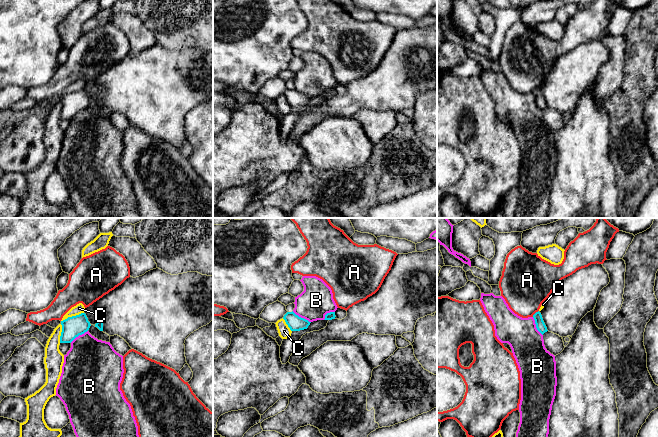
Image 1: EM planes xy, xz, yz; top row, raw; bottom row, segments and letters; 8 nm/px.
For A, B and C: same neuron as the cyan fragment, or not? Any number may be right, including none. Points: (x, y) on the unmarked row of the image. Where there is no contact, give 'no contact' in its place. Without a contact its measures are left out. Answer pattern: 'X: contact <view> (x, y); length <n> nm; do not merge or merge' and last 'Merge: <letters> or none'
A: contact yz (535, 89); length 80 nm; do not merge
B: contact xz (300, 93); length 180 nm; do not merge
C: contact xy (72, 92); length 200 nm; do not merge
Merge: none

